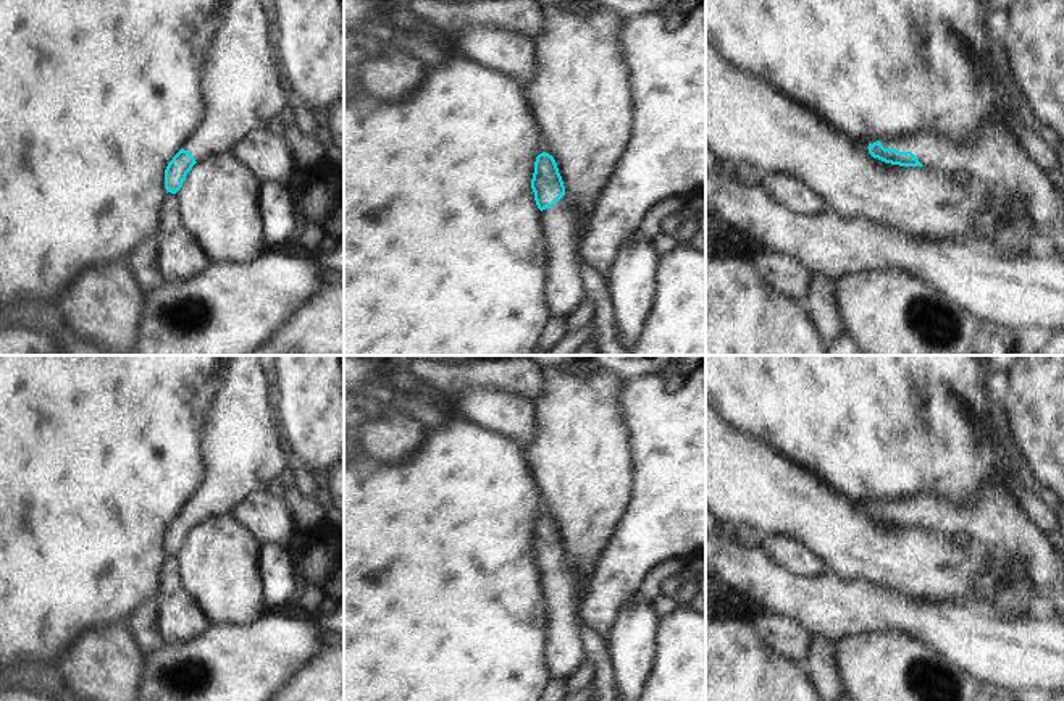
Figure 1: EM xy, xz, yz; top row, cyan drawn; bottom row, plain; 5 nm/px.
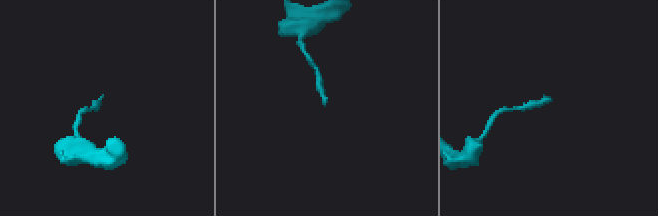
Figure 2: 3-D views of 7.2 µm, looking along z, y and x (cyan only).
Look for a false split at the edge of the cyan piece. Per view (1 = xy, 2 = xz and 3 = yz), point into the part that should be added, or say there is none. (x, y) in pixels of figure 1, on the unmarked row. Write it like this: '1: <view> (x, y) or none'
1: xy (241, 451)
2: xz (564, 585)
3: yz (990, 516)

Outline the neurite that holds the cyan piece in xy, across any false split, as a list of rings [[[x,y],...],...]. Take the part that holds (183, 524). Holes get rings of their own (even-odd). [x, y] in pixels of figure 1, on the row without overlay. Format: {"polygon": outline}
{"polygon": [[[226,355],[223,367],[224,378],[205,412],[199,433],[205,478],[165,531],[165,551],[171,556],[182,549],[195,525],[231,515],[245,496],[266,489],[286,467],[281,441],[274,433],[276,415],[266,401],[260,355]]]}

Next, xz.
{"polygon": [[[546,514],[536,518],[531,551],[546,602],[544,659],[551,678],[567,678],[586,661],[578,625],[588,572],[565,556],[557,525]]]}

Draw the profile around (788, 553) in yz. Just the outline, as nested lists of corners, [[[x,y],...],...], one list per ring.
[[[770,536],[764,548],[780,567],[796,577],[819,578],[827,573],[825,565],[798,539]]]

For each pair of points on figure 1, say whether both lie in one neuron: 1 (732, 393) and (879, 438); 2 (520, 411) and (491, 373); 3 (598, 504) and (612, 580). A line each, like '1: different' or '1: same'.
1: same
2: different
3: different

